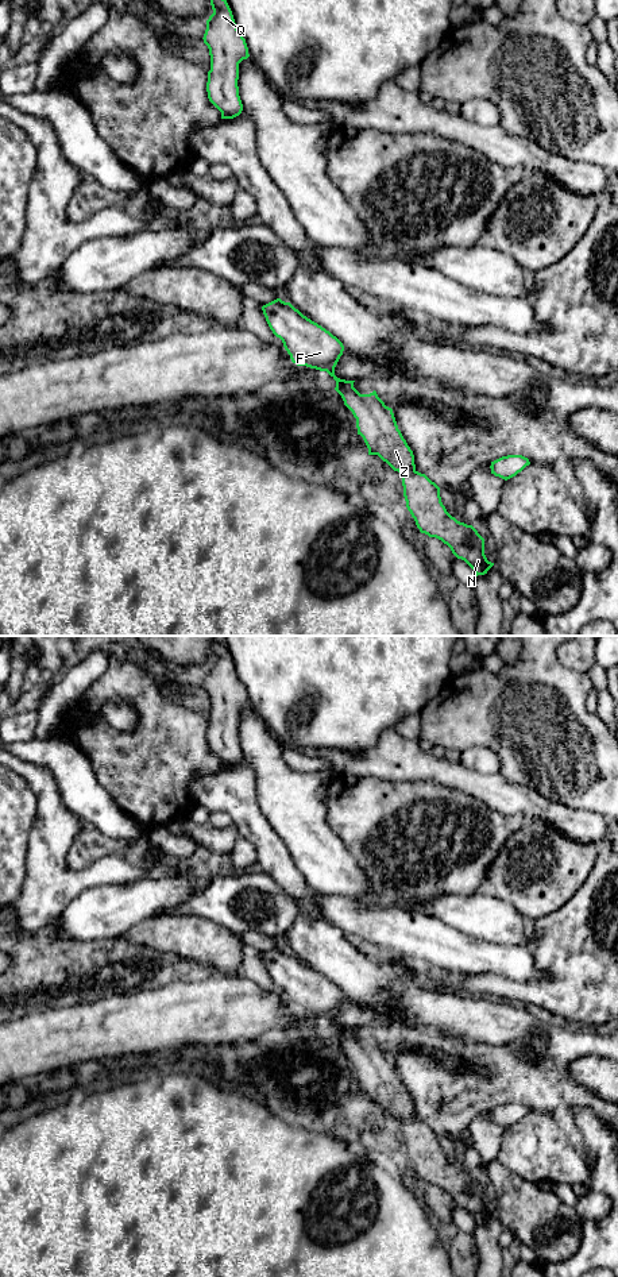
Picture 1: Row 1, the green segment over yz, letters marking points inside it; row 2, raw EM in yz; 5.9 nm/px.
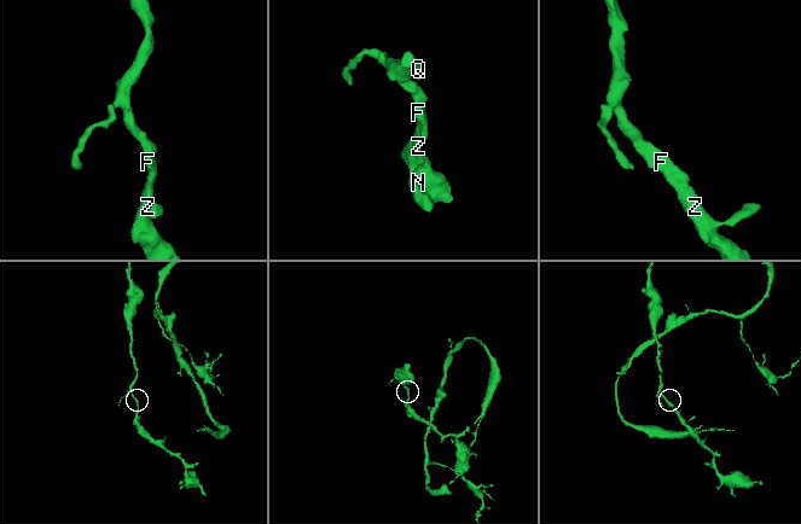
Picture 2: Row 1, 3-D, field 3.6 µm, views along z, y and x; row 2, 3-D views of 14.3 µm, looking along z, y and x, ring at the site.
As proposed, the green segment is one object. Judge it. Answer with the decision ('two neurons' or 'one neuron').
one neuron

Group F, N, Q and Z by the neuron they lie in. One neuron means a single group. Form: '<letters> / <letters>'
F N Q Z

